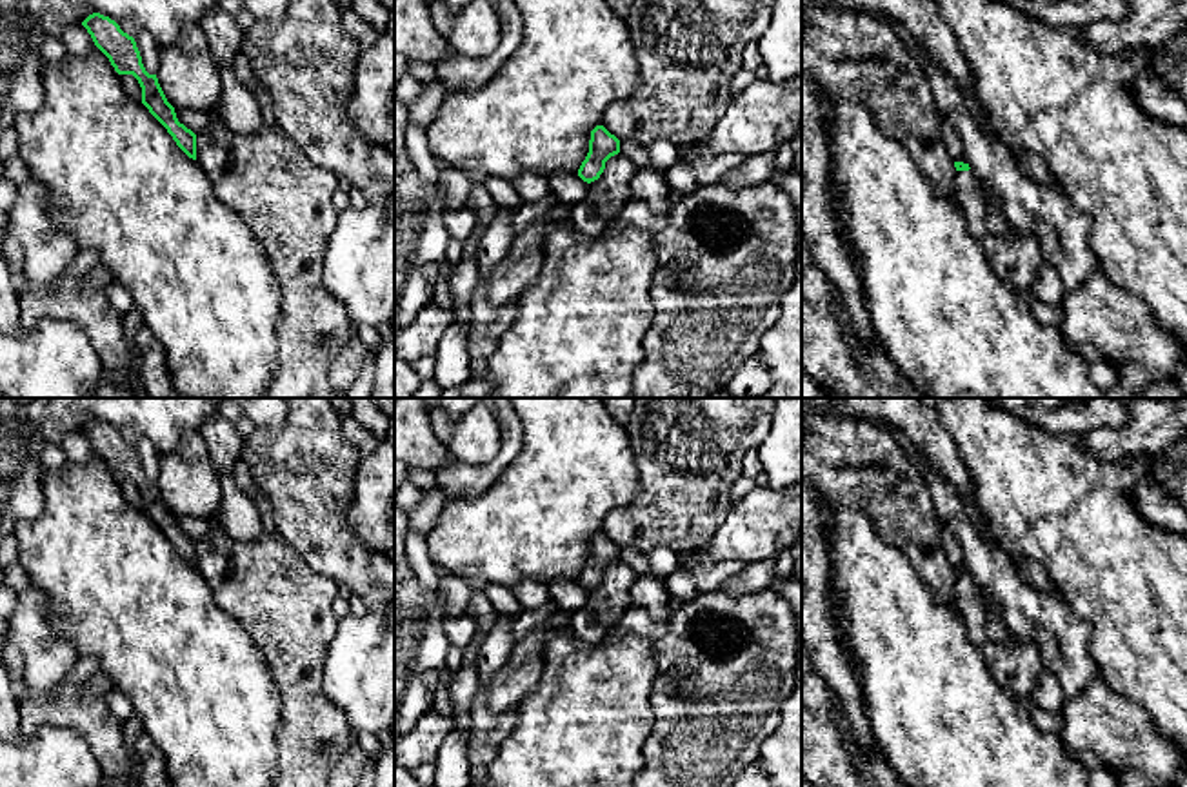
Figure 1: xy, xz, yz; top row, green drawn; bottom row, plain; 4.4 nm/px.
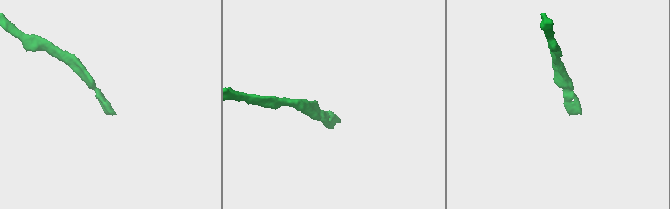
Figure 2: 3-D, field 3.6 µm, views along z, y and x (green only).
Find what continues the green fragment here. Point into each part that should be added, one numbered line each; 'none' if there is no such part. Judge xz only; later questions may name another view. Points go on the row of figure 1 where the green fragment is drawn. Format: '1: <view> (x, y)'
none

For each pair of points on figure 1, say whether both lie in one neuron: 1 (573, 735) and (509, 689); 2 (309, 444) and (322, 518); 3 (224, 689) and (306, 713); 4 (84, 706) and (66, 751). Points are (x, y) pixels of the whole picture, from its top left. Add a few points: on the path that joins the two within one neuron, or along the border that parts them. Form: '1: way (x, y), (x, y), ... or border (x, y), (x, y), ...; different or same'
1: border (544, 660), (540, 682), (517, 706); different
2: way (309, 462), (311, 500); same
3: border (266, 666), (279, 695), (277, 747); different
4: border (33, 733), (44, 727), (73, 727), (99, 766); different

